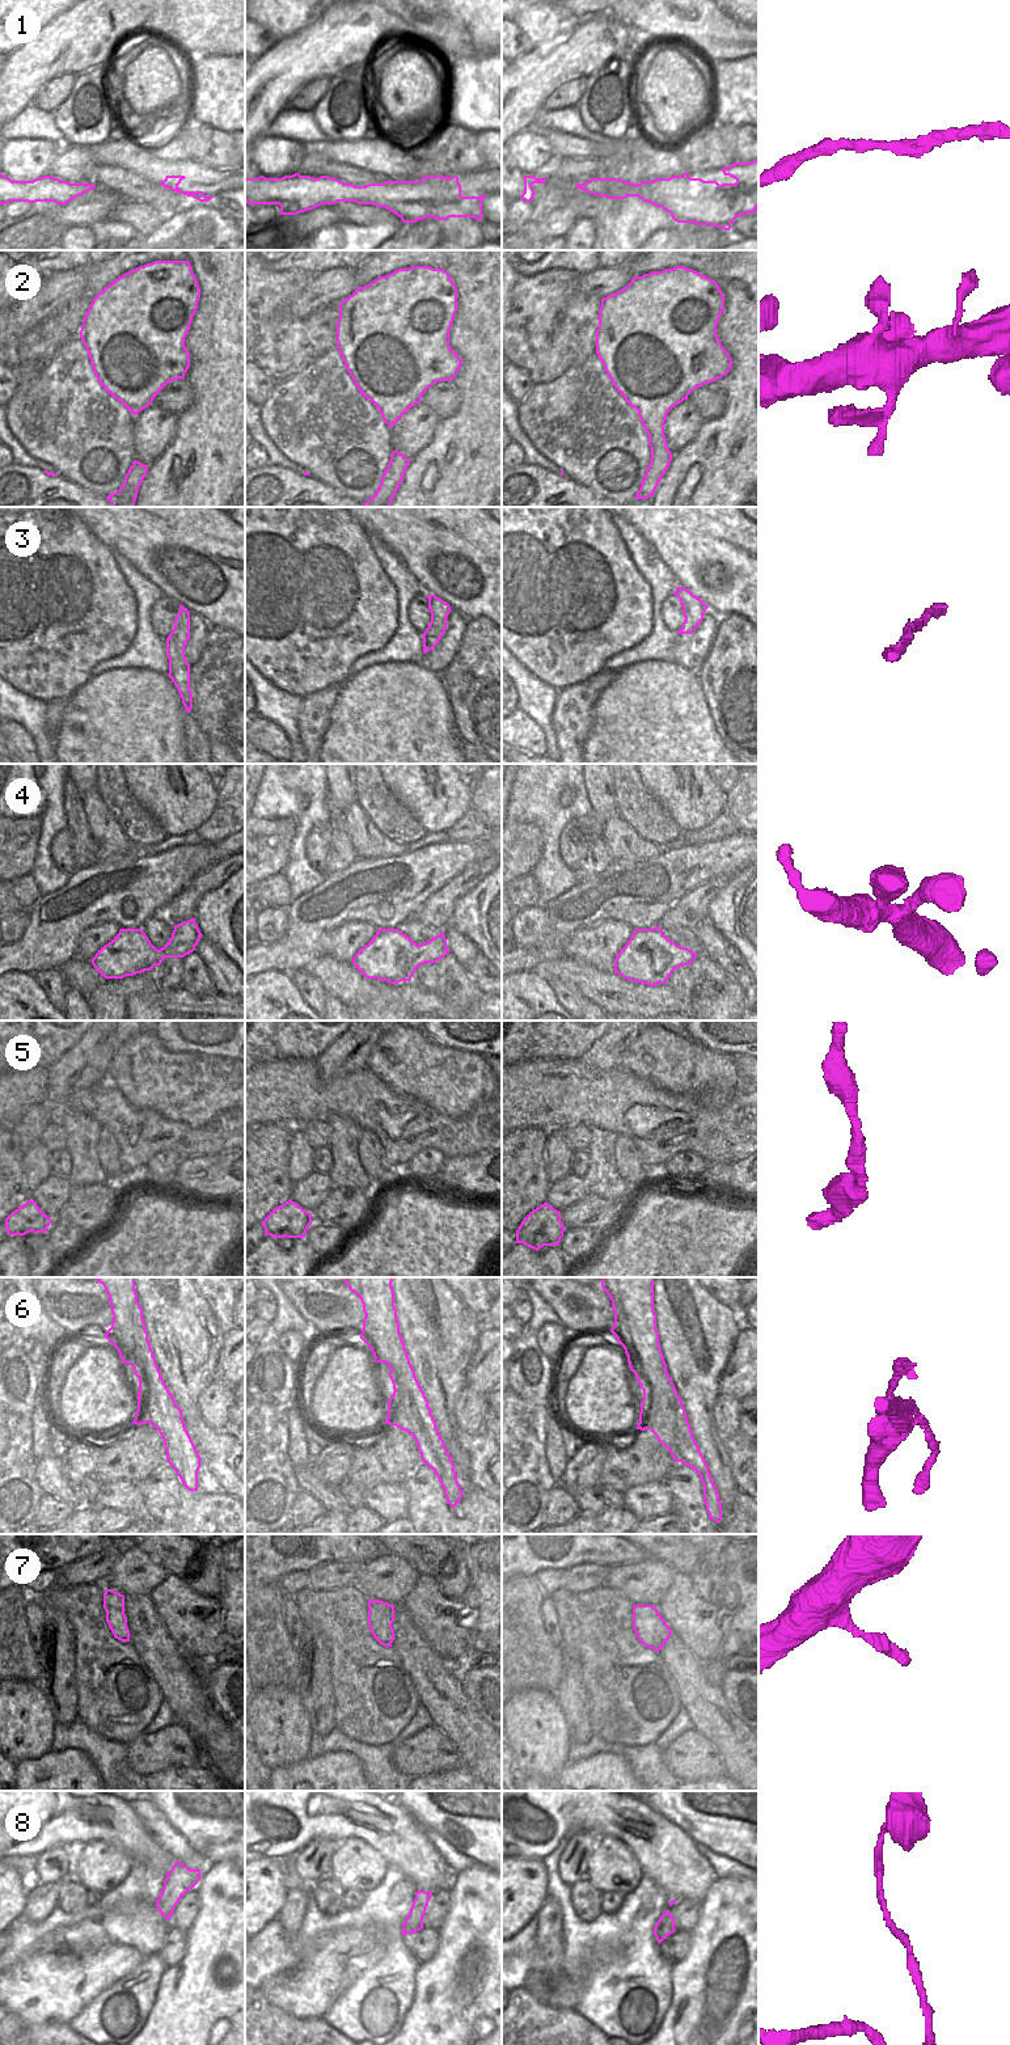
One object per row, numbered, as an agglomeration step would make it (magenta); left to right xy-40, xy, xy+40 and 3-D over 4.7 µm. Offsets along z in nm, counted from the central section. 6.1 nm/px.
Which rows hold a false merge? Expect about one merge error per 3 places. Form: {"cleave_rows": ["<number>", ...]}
{"cleave_rows": ["6"]}

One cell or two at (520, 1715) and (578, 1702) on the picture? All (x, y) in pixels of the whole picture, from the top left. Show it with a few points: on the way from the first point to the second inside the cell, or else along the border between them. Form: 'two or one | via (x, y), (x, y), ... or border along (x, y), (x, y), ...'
two | border along (553, 1694), (563, 1716), (566, 1731), (570, 1735)

